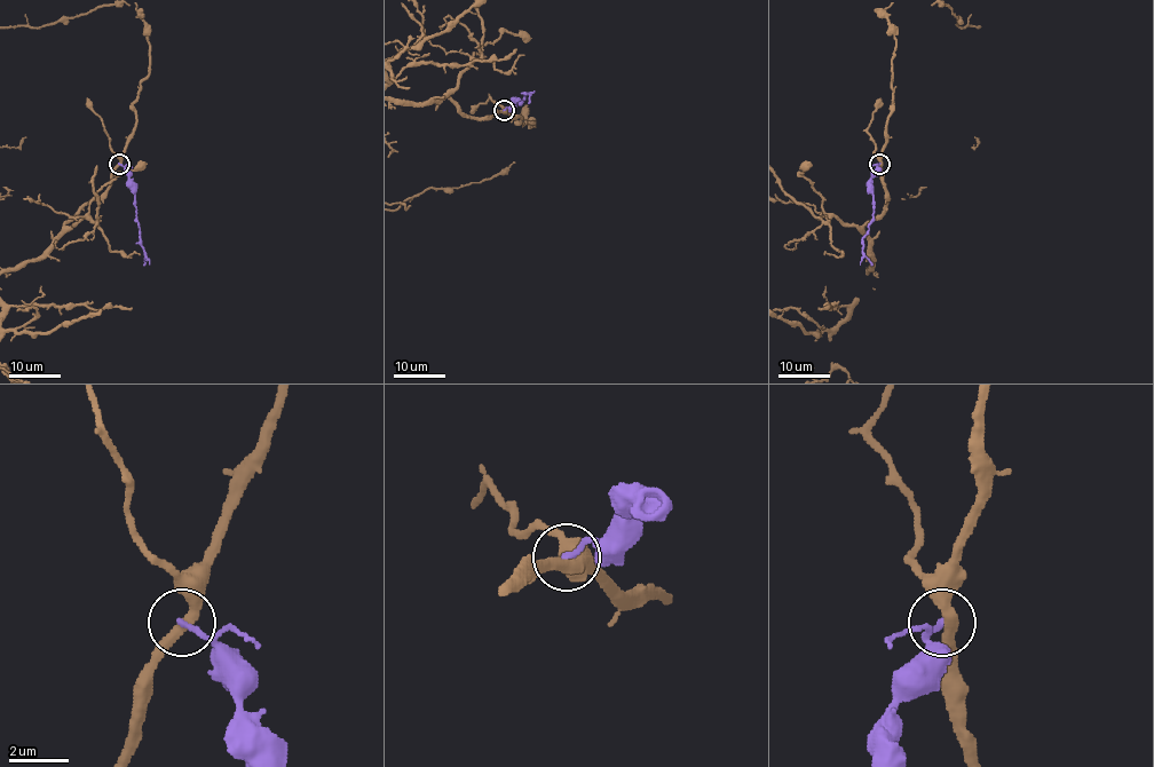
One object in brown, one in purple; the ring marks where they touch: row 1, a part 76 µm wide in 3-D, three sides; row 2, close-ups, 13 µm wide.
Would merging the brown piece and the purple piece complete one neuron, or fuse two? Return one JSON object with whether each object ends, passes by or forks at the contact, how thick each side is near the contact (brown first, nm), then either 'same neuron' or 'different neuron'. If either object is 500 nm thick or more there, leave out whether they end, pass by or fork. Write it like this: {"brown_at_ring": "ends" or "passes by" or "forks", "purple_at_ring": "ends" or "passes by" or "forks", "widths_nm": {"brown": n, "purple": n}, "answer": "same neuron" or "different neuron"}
{"brown_at_ring": "passes by", "purple_at_ring": "ends", "widths_nm": {"brown": 400, "purple": 190}, "answer": "different neuron"}

